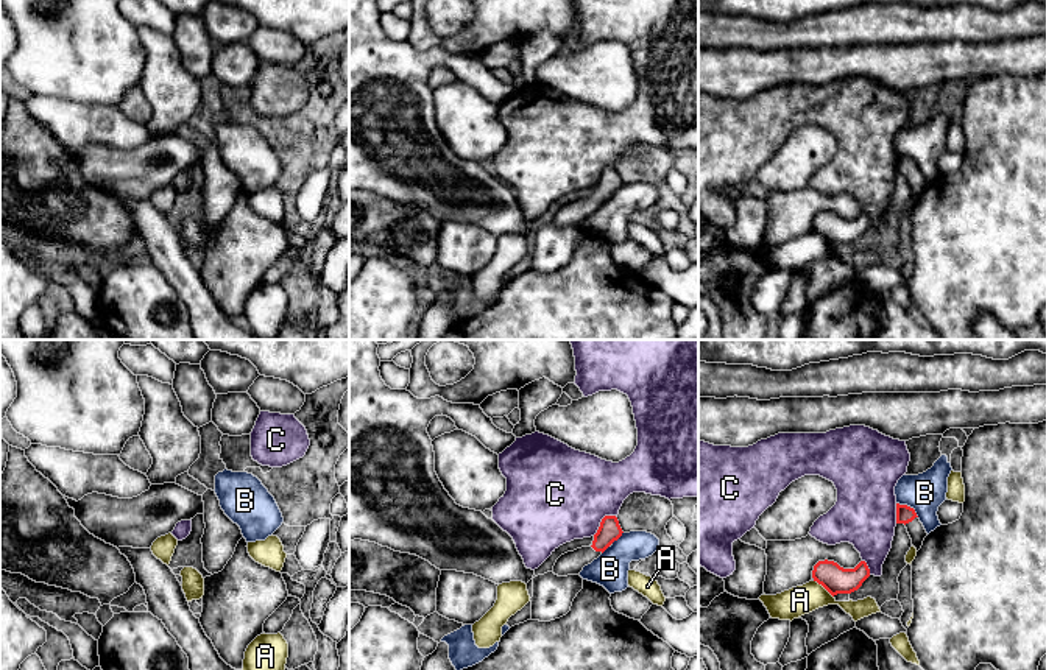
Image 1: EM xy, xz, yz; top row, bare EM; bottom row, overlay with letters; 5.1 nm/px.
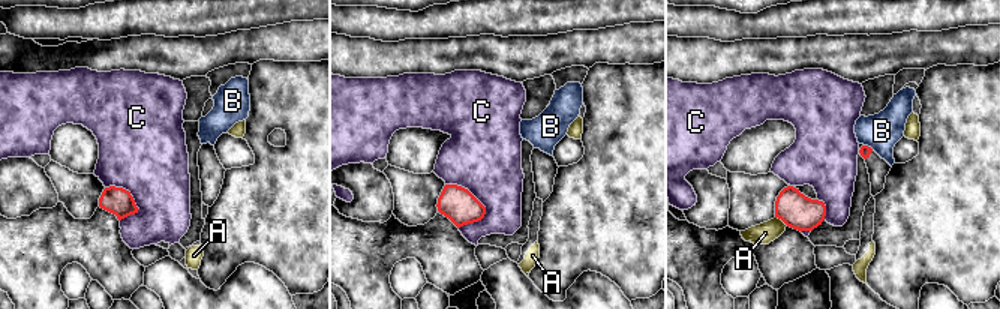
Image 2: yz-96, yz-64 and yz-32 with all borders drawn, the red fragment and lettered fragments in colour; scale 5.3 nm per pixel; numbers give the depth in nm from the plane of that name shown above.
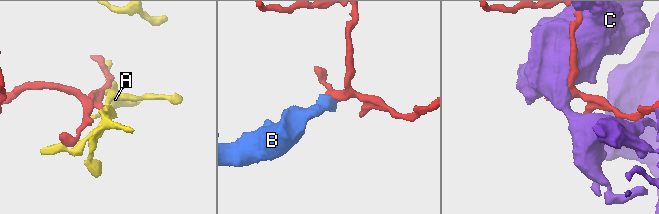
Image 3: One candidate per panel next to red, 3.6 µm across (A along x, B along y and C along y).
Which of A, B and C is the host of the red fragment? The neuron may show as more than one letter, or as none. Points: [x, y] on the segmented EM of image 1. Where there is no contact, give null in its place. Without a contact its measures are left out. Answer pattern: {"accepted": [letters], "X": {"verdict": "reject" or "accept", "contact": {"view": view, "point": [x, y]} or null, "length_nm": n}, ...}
{"accepted": [], "A": {"verdict": "reject", "contact": {"view": "yz", "point": [823, 586]}, "length_nm": 140}, "B": {"verdict": "reject", "contact": {"view": "yz", "point": [909, 507]}, "length_nm": 140}, "C": {"verdict": "reject", "contact": {"view": "xz", "point": [602, 521]}, "length_nm": 160}}

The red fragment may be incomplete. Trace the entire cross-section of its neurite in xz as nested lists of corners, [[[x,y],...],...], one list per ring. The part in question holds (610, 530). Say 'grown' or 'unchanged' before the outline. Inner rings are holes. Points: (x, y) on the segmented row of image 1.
grown | [[[605,516],[592,544],[561,555],[553,566],[553,573],[558,577],[580,575],[583,567],[597,559],[622,533],[616,516]]]

